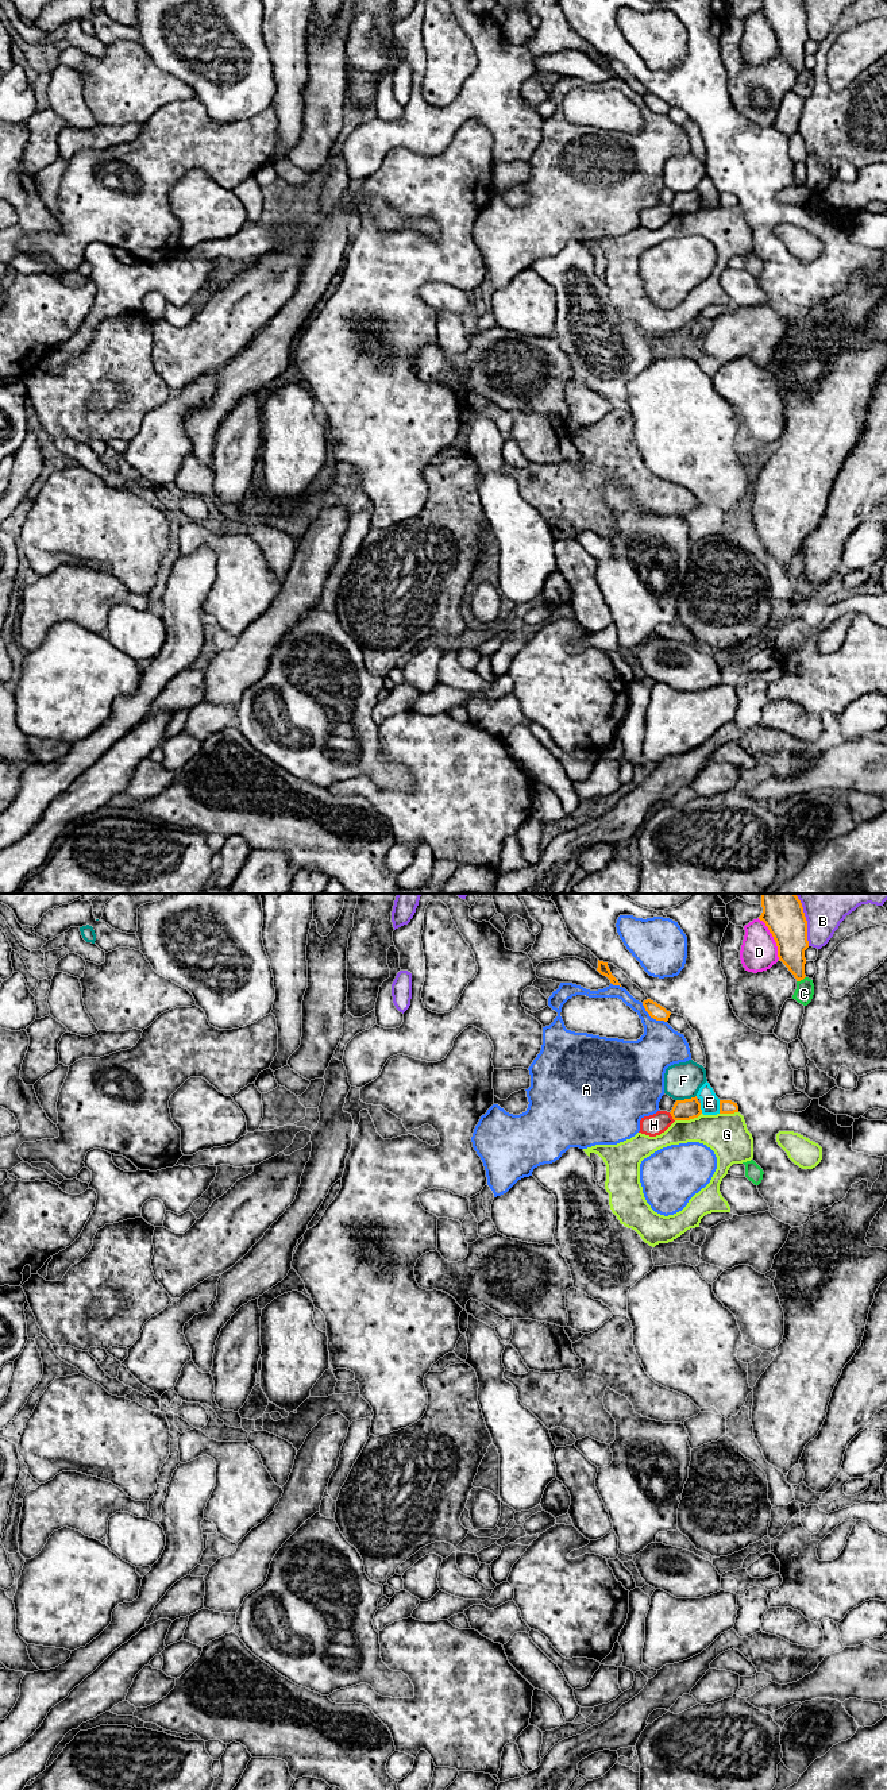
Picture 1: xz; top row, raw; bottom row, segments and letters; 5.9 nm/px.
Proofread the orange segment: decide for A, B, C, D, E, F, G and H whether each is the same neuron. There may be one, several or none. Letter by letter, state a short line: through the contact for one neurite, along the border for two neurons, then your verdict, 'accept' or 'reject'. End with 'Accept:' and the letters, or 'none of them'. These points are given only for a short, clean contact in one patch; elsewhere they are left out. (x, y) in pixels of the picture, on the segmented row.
A: reject
B: reject
C: reject
D: reject
E: reject
F: line xz (695, 1095), (677, 1100); reject
G: reject
H: accept
Accept: H

